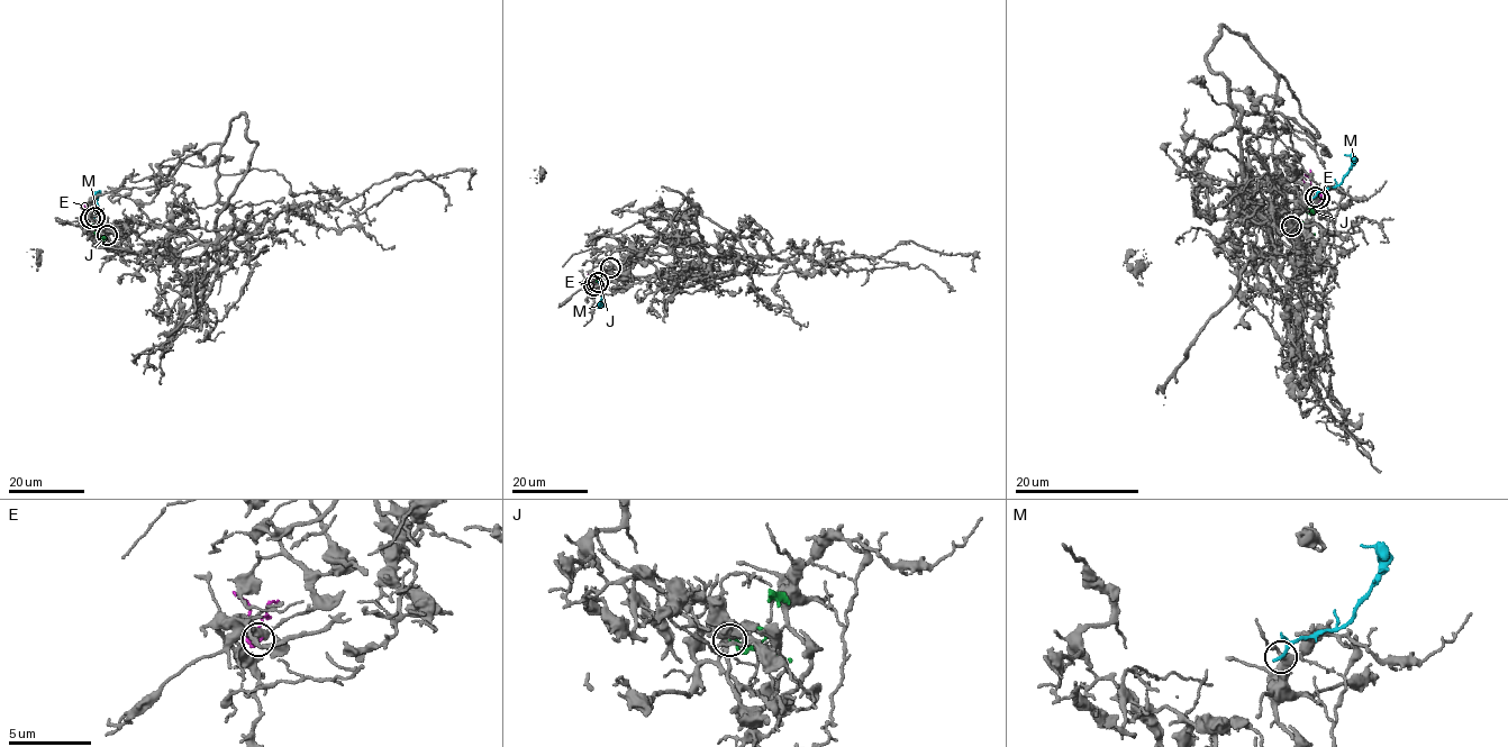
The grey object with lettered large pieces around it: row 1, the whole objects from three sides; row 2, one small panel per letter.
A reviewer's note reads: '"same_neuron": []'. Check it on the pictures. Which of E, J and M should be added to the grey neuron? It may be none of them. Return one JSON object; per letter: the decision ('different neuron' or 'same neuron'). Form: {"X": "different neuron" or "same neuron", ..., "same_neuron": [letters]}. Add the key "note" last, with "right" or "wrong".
{"E": "different neuron", "J": "different neuron", "M": "different neuron", "same_neuron": [], "note": "right"}

